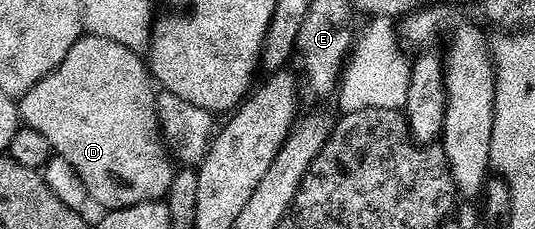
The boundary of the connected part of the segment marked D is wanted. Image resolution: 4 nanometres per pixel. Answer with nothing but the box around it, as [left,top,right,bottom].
[17,33,176,209]

